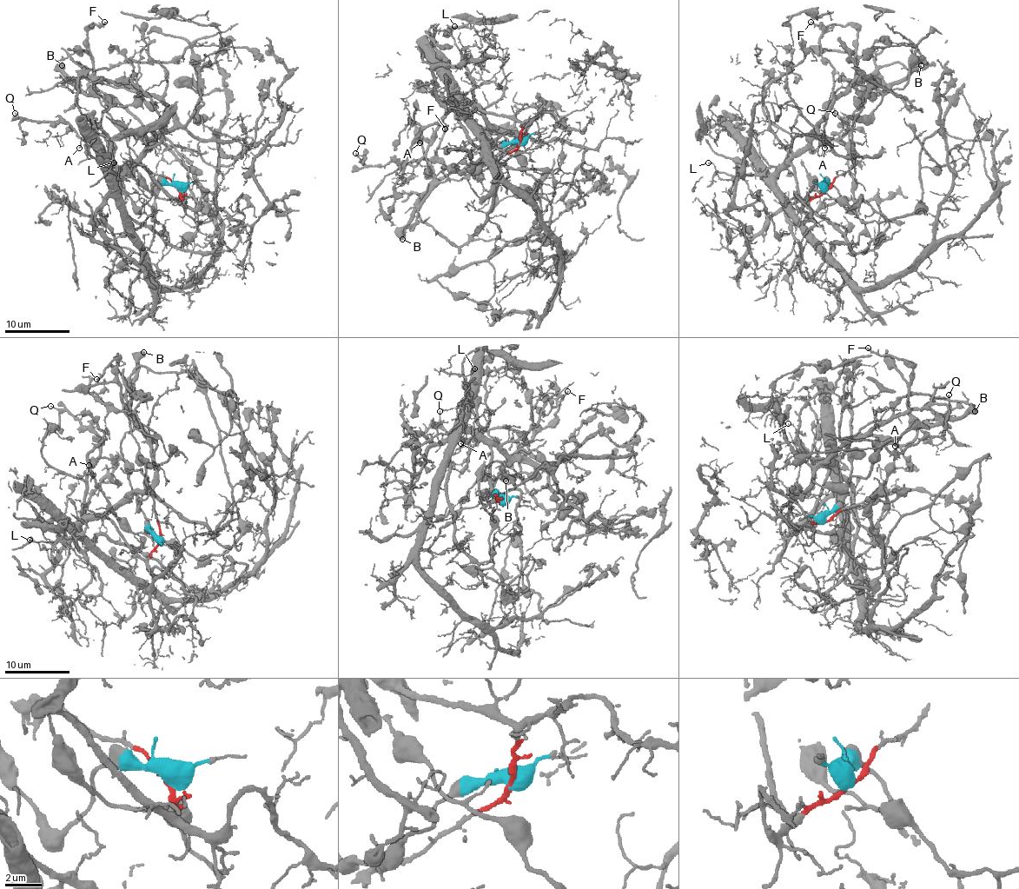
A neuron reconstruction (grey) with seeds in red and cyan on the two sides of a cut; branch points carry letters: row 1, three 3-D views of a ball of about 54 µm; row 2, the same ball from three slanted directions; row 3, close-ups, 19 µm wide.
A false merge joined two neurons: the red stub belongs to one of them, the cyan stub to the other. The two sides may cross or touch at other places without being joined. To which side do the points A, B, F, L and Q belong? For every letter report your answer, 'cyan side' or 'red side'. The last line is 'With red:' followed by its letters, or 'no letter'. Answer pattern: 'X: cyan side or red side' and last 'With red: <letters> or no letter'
A: red side
B: cyan side
F: cyan side
L: red side
Q: red side
With red: A, L, Q

